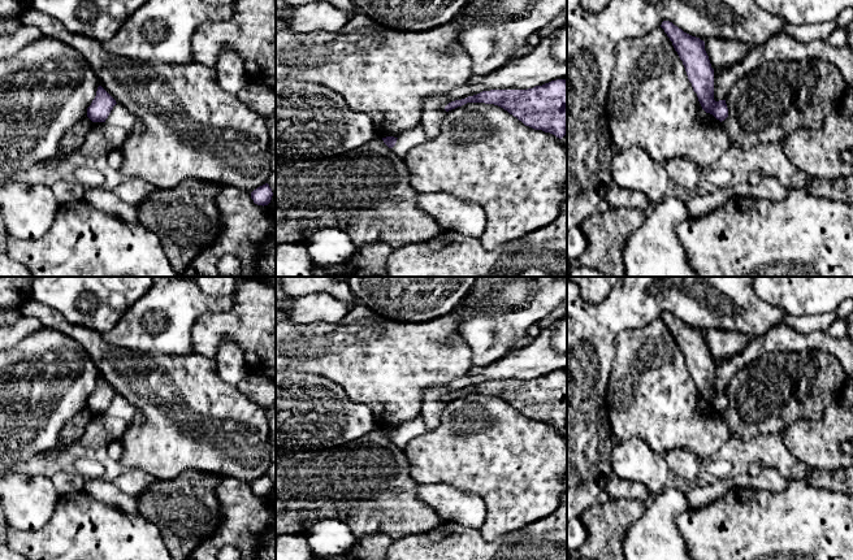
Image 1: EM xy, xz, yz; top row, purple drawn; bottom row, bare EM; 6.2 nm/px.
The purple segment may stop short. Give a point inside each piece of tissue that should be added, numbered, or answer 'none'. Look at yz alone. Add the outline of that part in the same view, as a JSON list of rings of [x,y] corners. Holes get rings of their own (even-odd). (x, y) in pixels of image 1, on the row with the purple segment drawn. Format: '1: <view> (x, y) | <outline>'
none

